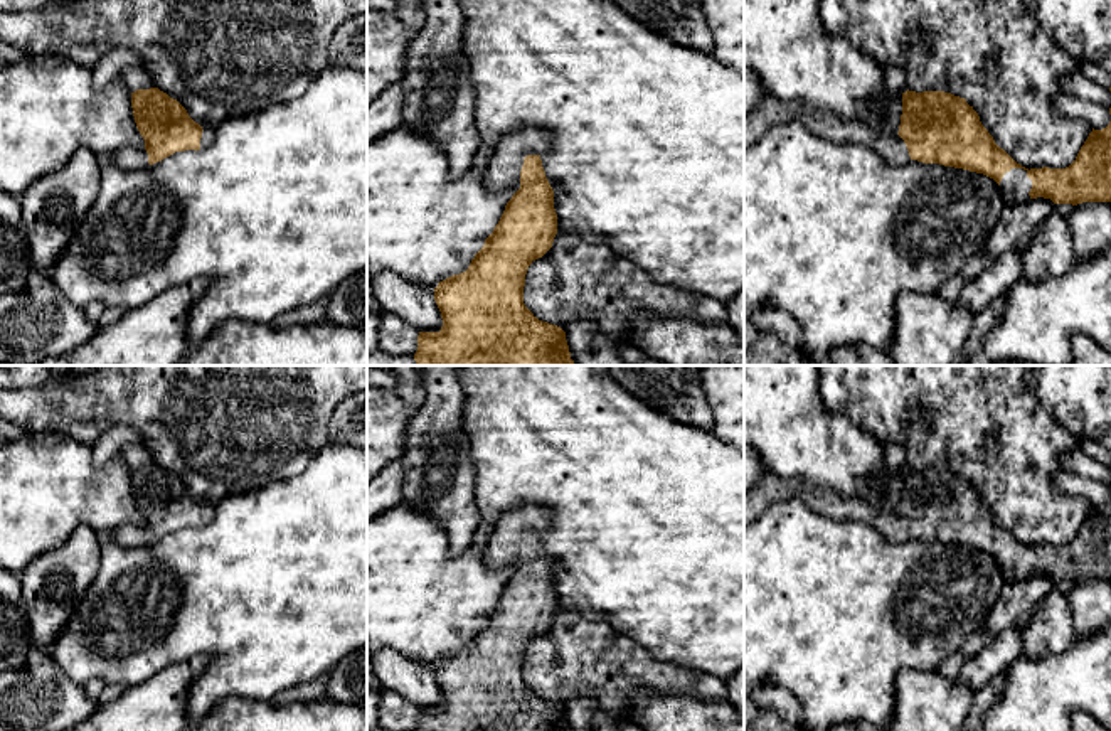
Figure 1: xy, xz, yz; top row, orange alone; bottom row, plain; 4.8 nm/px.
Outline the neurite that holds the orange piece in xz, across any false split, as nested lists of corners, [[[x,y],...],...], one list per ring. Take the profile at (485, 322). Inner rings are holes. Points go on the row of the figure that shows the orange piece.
[[[522,126],[500,136],[483,184],[492,192],[515,194],[468,269],[434,288],[443,327],[439,332],[419,332],[416,366],[576,366],[566,332],[539,320],[524,303],[527,269],[552,248],[557,234],[554,190],[540,160],[549,143],[549,131],[539,126]]]

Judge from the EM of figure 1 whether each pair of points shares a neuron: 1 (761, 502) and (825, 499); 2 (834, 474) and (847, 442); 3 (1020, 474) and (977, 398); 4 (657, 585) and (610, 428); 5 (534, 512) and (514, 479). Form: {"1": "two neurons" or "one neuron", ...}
{"1": "one neuron", "2": "one neuron", "3": "one neuron", "4": "one neuron", "5": "two neurons"}

